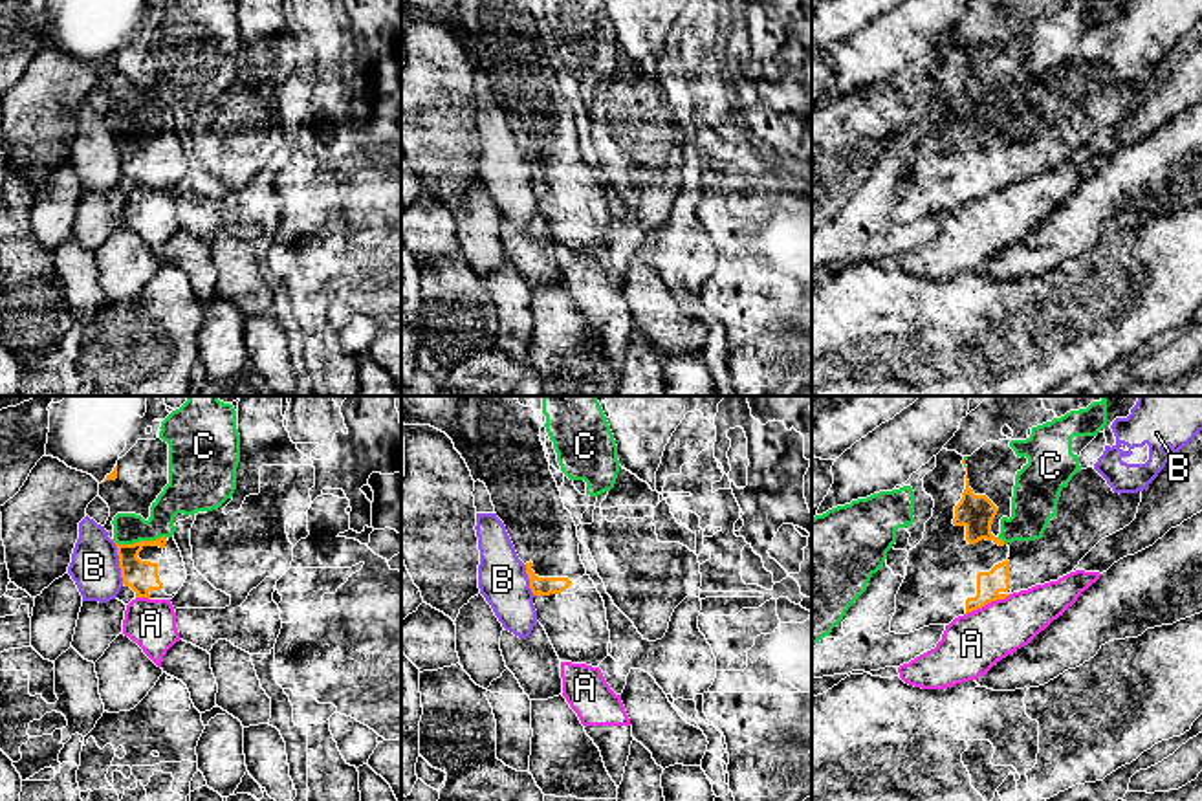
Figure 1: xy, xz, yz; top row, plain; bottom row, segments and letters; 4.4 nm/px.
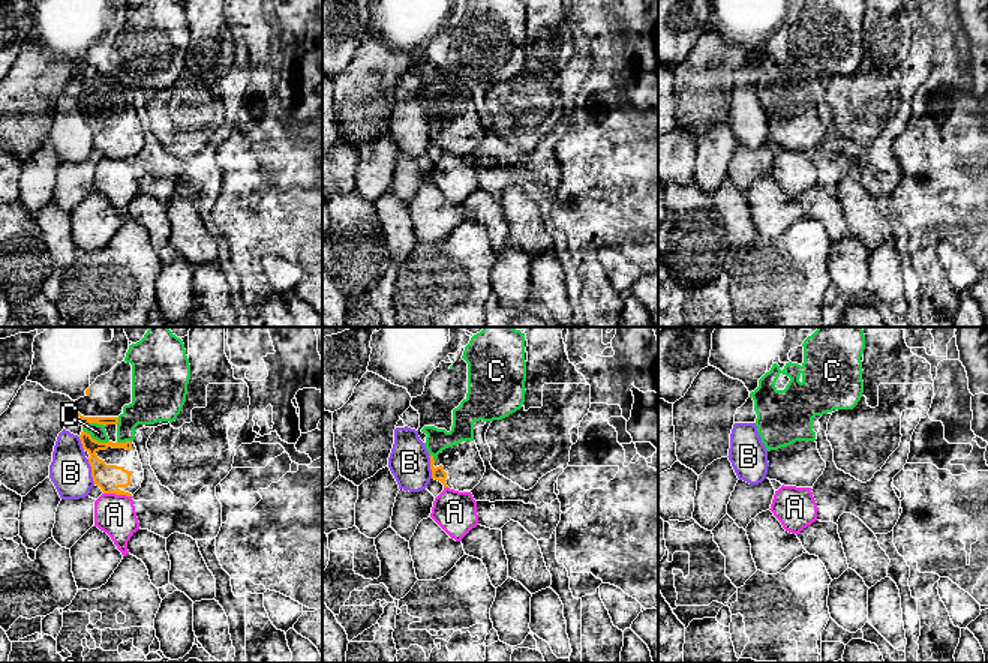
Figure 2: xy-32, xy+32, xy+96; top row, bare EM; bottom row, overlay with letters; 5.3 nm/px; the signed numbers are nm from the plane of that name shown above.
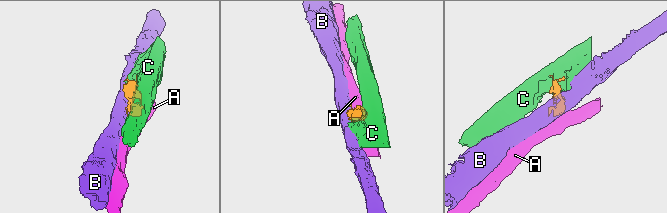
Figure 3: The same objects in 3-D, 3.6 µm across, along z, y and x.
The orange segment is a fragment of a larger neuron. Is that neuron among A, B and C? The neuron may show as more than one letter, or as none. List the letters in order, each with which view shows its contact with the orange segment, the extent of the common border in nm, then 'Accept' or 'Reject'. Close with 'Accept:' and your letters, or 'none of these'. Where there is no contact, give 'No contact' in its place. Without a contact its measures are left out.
A: Touches orange in yz. Shared border 220 nm. Reject
B: Touches orange in xy. Shared border 200 nm. Reject
C: Touches orange in xy. Shared border 240 nm. Reject
Accept: none of these

